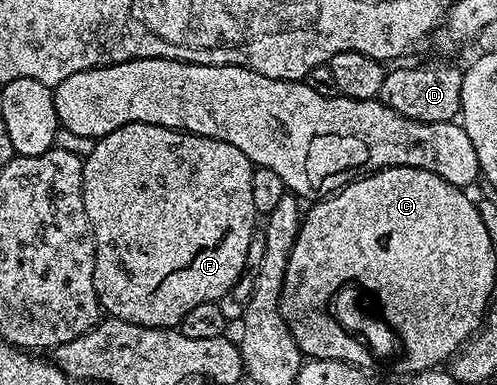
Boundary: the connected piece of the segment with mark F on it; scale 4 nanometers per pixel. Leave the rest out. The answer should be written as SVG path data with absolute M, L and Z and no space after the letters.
M126 124L109 134L98 137L93 154L83 157L83 201L85 214L91 223L95 239L95 261L93 262L93 290L97 290L100 309L108 317L140 324L146 328L174 328L193 310L193 306L216 303L247 268L247 255L251 239L257 234L257 213L253 206L253 174L251 160L229 146L229 142L184 132L181 128L166 128L160 124Z

